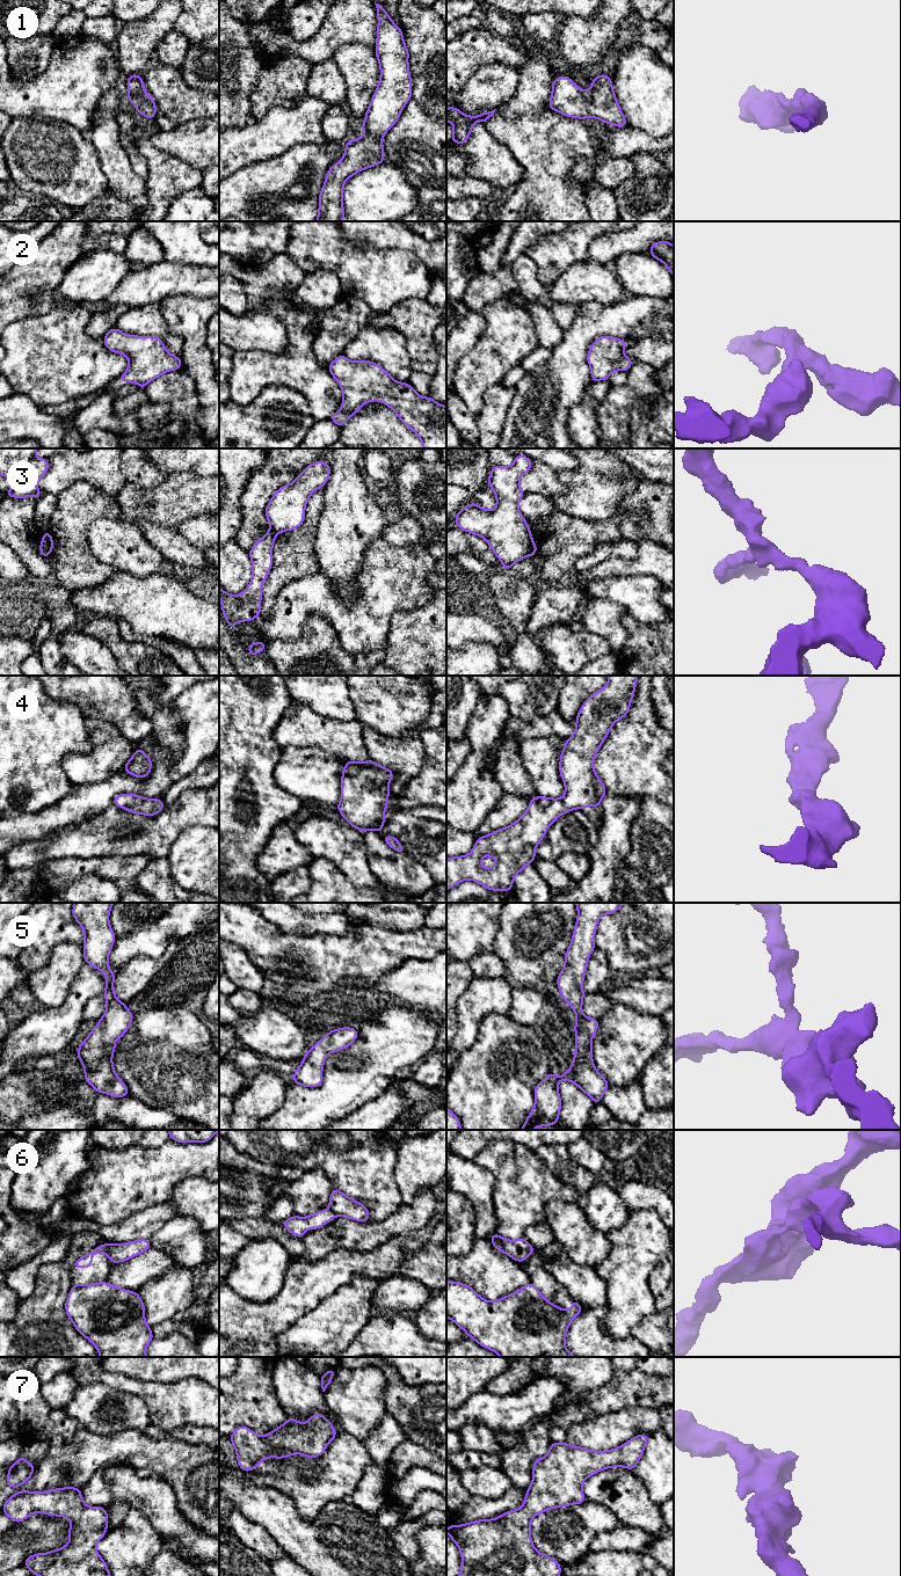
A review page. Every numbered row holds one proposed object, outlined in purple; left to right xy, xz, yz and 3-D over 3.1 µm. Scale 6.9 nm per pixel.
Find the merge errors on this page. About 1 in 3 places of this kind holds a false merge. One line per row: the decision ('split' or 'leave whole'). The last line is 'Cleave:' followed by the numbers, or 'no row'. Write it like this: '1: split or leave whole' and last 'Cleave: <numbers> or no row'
1: leave whole
2: leave whole
3: split
4: leave whole
5: leave whole
6: split
7: leave whole
Cleave: 3, 6

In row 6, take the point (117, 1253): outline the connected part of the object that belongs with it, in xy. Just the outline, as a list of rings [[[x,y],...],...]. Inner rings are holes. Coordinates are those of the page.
[[[148,1239],[130,1241],[128,1243],[103,1243],[112,1264],[128,1261],[151,1248]]]

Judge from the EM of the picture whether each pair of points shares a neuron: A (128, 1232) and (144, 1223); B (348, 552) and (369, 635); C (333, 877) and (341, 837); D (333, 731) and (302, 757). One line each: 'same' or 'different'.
A: same
B: different
C: different
D: different

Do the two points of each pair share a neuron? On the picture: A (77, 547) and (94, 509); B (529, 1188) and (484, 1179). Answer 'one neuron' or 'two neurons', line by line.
A: one neuron
B: two neurons

